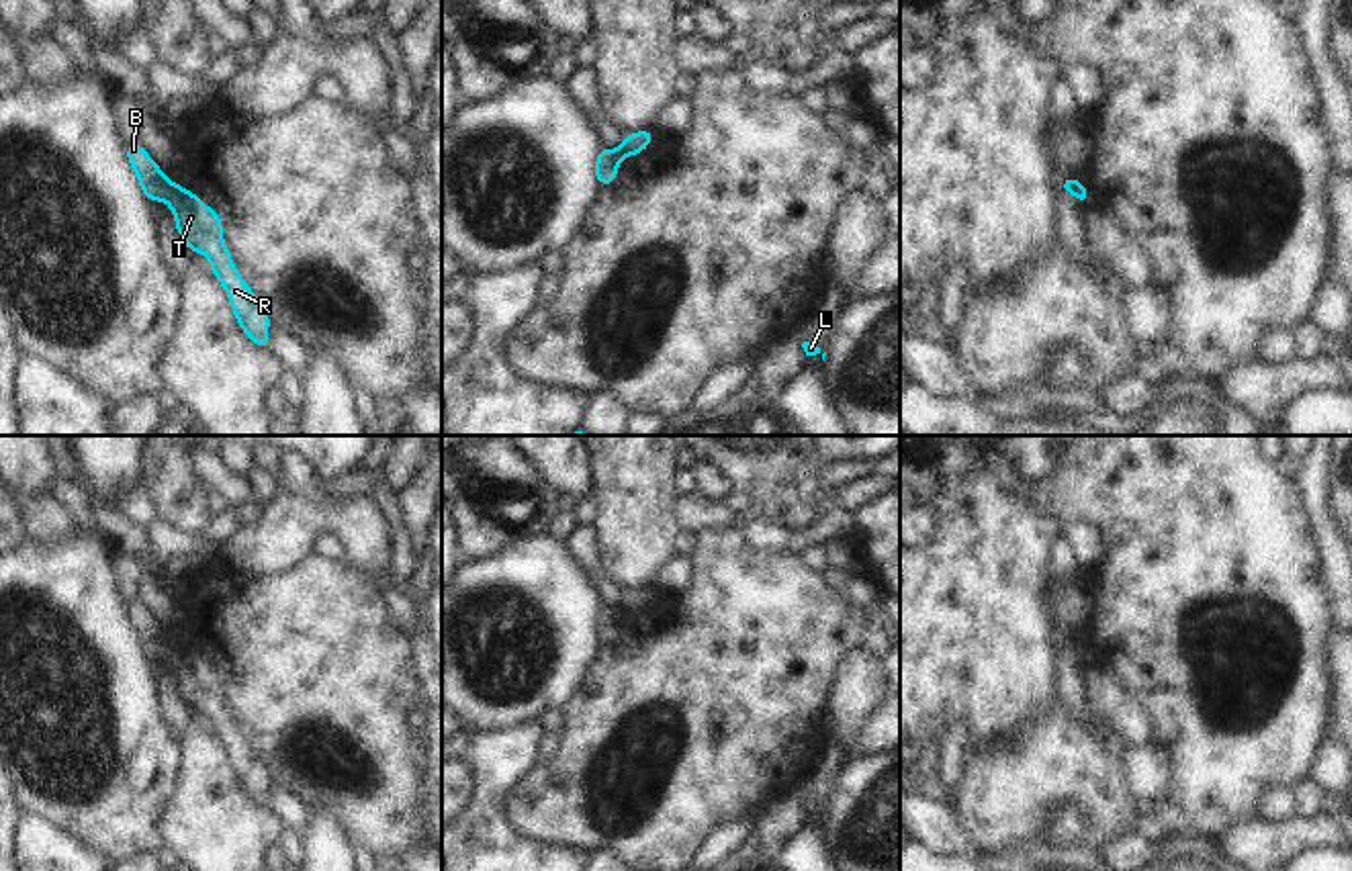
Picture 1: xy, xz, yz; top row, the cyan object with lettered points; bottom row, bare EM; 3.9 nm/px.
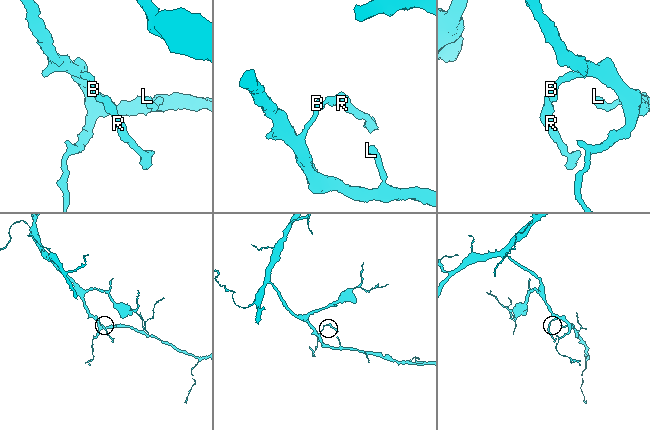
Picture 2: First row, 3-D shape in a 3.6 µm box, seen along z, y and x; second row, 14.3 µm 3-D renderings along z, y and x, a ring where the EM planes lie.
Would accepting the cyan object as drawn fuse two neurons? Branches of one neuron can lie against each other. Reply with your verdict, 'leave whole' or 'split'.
split

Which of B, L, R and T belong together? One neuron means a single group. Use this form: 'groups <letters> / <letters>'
groups B L / R T

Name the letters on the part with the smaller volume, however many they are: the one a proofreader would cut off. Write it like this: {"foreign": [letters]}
{"foreign": ["R", "T"]}

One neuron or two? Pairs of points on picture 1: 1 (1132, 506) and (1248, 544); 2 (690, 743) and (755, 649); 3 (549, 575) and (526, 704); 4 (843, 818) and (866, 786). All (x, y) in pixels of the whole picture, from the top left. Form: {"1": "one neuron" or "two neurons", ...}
{"1": "one neuron", "2": "one neuron", "3": "one neuron", "4": "one neuron"}

